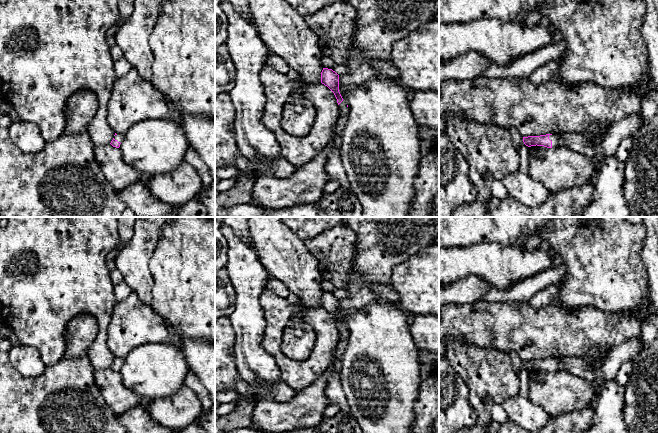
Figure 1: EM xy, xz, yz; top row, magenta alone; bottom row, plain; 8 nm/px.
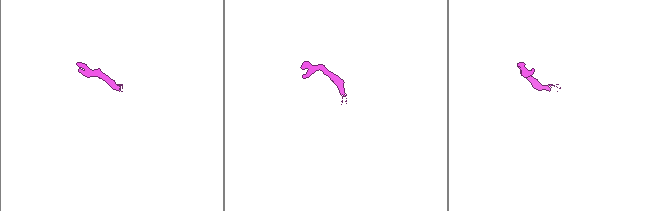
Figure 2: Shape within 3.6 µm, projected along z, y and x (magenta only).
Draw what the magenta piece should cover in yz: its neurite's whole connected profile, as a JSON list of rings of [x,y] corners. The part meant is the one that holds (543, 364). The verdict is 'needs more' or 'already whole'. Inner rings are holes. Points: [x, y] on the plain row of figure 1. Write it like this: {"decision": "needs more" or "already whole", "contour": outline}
{"decision": "needs more", "contour": [[[639,337],[623,342],[613,347],[601,360],[600,366],[595,369],[590,366],[588,358],[546,358],[540,360],[523,361],[526,370],[544,370],[547,372],[567,371],[586,380],[600,384],[609,379],[615,378],[621,365],[628,360],[633,360],[641,352]]]}

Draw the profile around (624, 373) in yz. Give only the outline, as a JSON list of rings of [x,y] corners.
[[[632,360],[625,361],[624,363],[622,363],[614,379],[619,384],[625,386],[626,383],[629,381],[630,377],[632,376],[632,372],[633,361]]]

